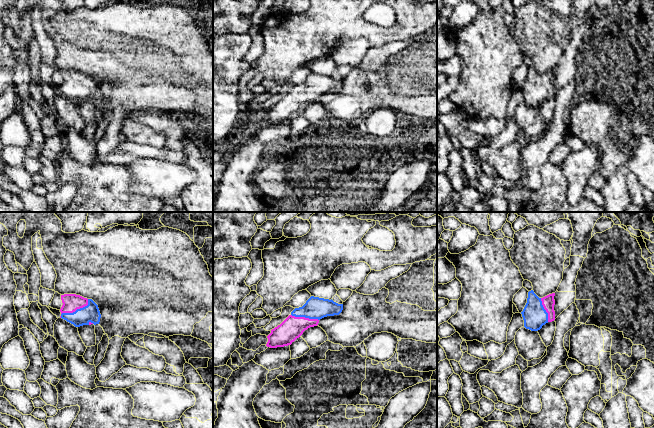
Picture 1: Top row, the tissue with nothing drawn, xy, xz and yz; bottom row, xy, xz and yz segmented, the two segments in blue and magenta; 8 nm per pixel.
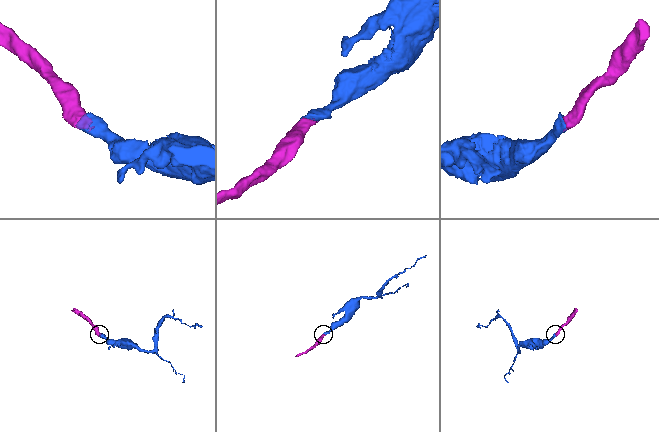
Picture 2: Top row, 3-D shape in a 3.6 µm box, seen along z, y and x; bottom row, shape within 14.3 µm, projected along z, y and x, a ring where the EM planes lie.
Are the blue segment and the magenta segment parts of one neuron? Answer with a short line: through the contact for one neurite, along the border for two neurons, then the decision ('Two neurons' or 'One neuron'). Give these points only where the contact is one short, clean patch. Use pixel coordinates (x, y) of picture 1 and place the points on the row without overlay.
Line: xy (90, 89), (77, 85), (71, 78). One neuron

